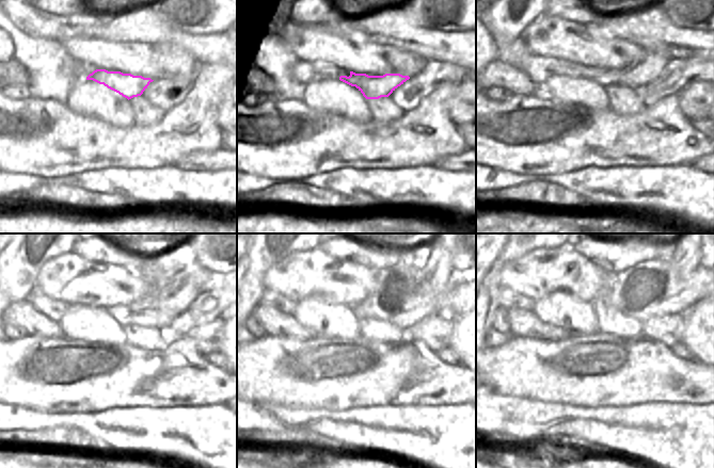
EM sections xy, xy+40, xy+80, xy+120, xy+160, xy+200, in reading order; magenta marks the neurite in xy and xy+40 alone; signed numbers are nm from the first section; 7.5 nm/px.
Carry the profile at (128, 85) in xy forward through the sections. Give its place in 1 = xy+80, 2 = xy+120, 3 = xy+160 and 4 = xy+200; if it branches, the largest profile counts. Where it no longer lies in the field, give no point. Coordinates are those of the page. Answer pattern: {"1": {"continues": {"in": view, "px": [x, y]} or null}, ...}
{"1": {"continues": {"in": "xy+80", "px": [637, 76]}}, "2": {"continues": {"in": "xy+120", "px": [169, 293]}}, "3": {"continues": {"in": "xy+160", "px": [405, 295]}}, "4": {"continues": {"in": "xy+200", "px": [649, 289]}}}

